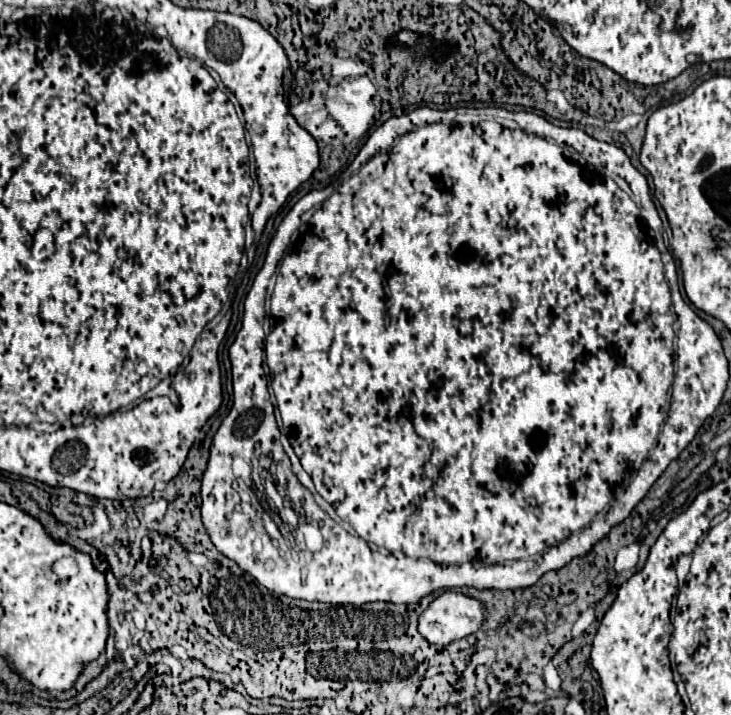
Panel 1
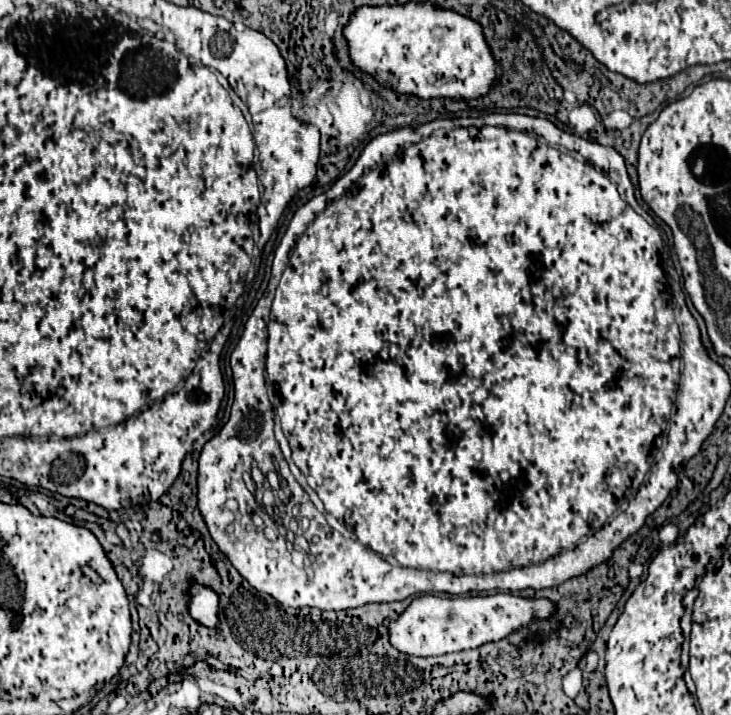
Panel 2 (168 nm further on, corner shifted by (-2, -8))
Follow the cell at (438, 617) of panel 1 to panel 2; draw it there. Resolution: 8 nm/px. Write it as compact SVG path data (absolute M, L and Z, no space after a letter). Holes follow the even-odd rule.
M513 594L491 596L433 596L415 598L397 618L387 618L383 624L389 630L389 642L395 650L407 656L443 656L449 652L479 648L487 642L497 642L509 634L527 628L539 618L551 618L557 606L549 598L523 598Z

